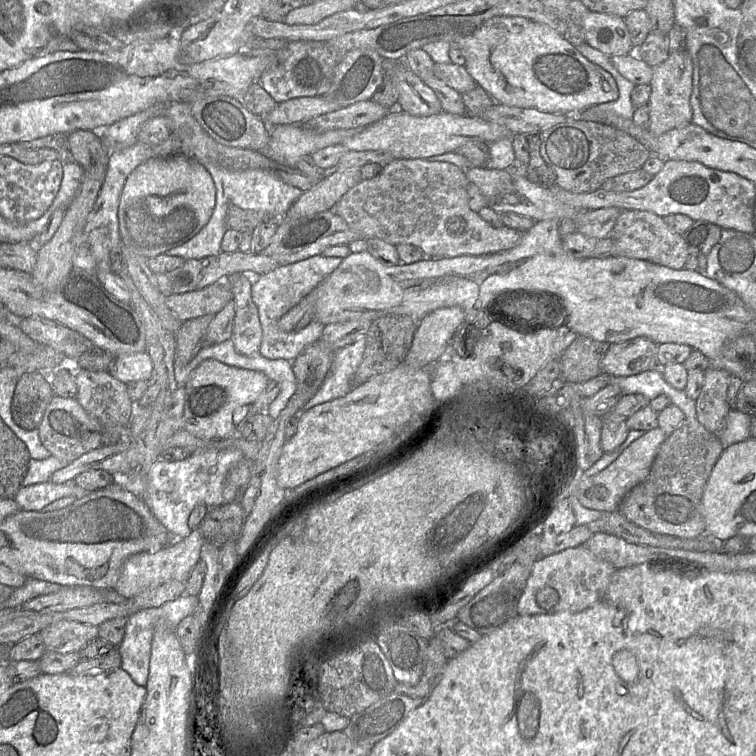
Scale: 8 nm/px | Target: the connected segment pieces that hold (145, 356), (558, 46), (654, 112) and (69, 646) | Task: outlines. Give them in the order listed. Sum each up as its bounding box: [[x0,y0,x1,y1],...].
[[110,351,153,385],[454,17,619,115],[649,50,693,136],[41,620,99,653]]

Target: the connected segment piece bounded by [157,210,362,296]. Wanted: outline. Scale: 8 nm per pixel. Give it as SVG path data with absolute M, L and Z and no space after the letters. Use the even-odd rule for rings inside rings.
M326 210L305 217L280 221L280 225L272 238L271 243L261 252L241 251L223 252L201 259L188 259L179 268L170 272L157 274L157 282L163 295L184 294L205 289L221 279L240 272L255 272L265 274L288 264L292 264L311 256L322 254L329 247L340 244L349 244L362 236L352 230L346 221L334 211Z

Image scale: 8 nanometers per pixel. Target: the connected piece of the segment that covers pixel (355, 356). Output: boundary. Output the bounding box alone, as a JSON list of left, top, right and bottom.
[302,334,367,411]

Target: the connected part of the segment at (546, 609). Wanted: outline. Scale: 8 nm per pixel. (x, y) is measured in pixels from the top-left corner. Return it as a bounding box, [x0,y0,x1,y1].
[518,545,616,615]

